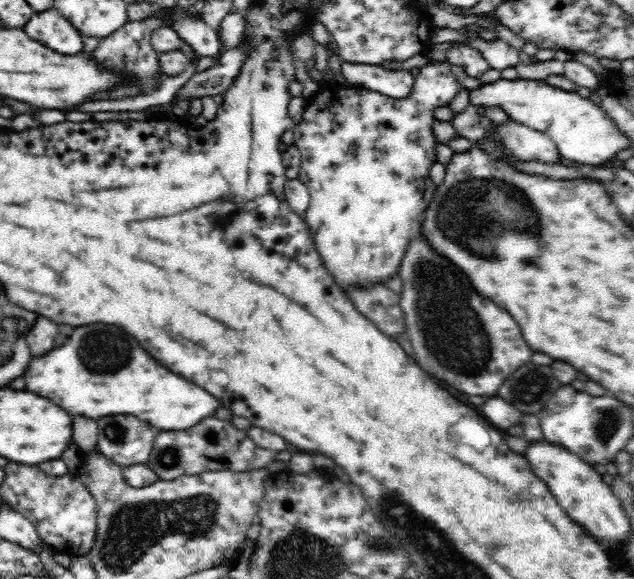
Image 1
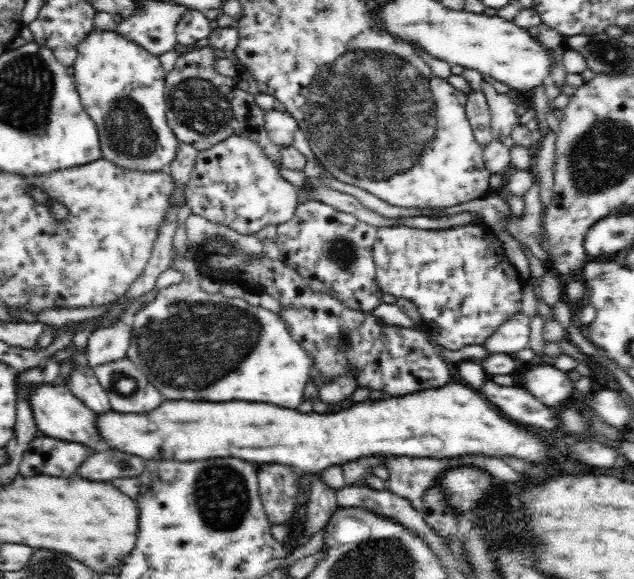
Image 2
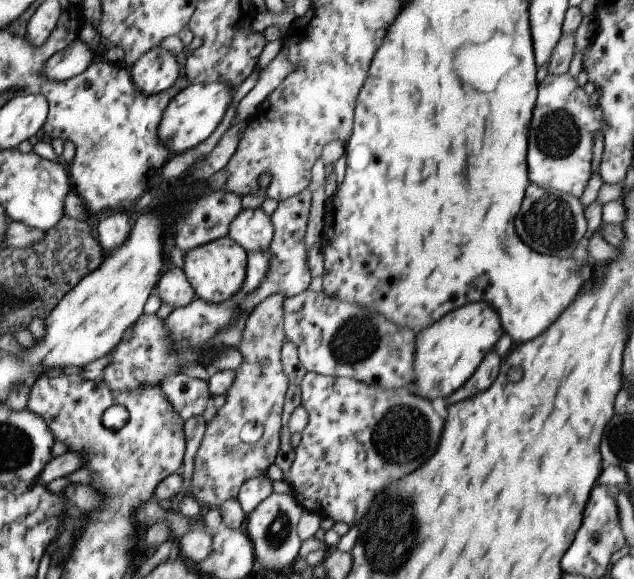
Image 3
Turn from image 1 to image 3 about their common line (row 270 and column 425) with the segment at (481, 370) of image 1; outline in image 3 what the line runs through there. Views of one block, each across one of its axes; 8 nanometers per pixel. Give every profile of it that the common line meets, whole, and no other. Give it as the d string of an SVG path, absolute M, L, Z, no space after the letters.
M305 374L299 396L301 408L305 408L309 422L303 428L301 440L295 448L295 460L283 480L289 484L291 496L303 510L309 510L321 518L331 518L333 522L345 522L349 528L361 524L373 498L387 484L409 474L435 452L441 428L445 426L445 420L441 420L431 408L431 400L413 396L407 390L383 390L353 378Z

